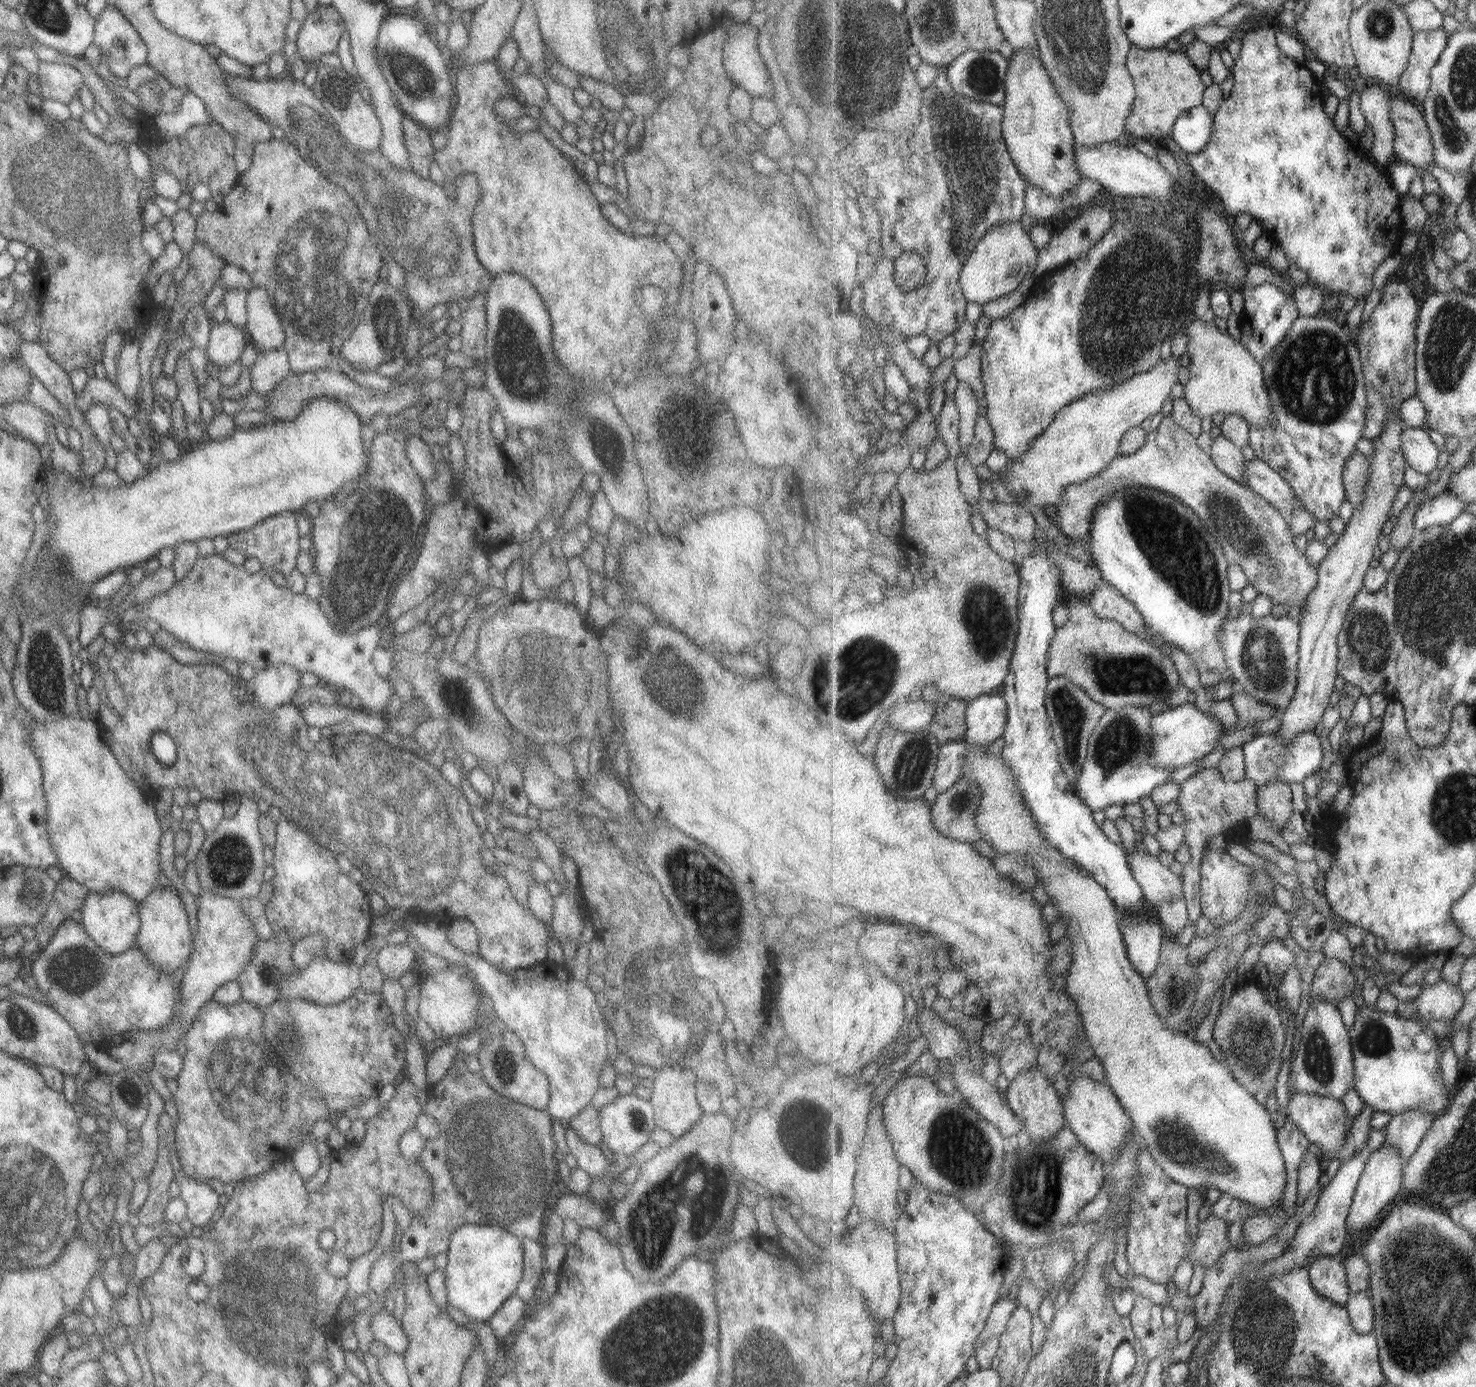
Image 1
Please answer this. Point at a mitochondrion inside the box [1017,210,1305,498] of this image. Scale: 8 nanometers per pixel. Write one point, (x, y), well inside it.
(1105, 351)

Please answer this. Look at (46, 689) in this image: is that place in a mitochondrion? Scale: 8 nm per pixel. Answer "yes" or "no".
yes

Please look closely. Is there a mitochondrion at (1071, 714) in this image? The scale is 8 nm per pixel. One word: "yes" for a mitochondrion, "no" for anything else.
yes

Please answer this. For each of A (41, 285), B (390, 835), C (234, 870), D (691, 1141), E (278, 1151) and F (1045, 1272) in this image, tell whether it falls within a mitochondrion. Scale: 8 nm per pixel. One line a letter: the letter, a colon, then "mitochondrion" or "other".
A: other
B: mitochondrion
C: mitochondrion
D: other
E: other
F: other

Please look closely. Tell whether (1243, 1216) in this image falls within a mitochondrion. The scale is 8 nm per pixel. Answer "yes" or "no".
no

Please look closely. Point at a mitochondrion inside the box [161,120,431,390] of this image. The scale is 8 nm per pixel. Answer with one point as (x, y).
(317, 303)

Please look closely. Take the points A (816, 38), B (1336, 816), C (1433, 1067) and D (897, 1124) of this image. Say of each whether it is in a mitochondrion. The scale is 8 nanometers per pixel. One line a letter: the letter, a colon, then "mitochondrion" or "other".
A: mitochondrion
B: other
C: other
D: other

